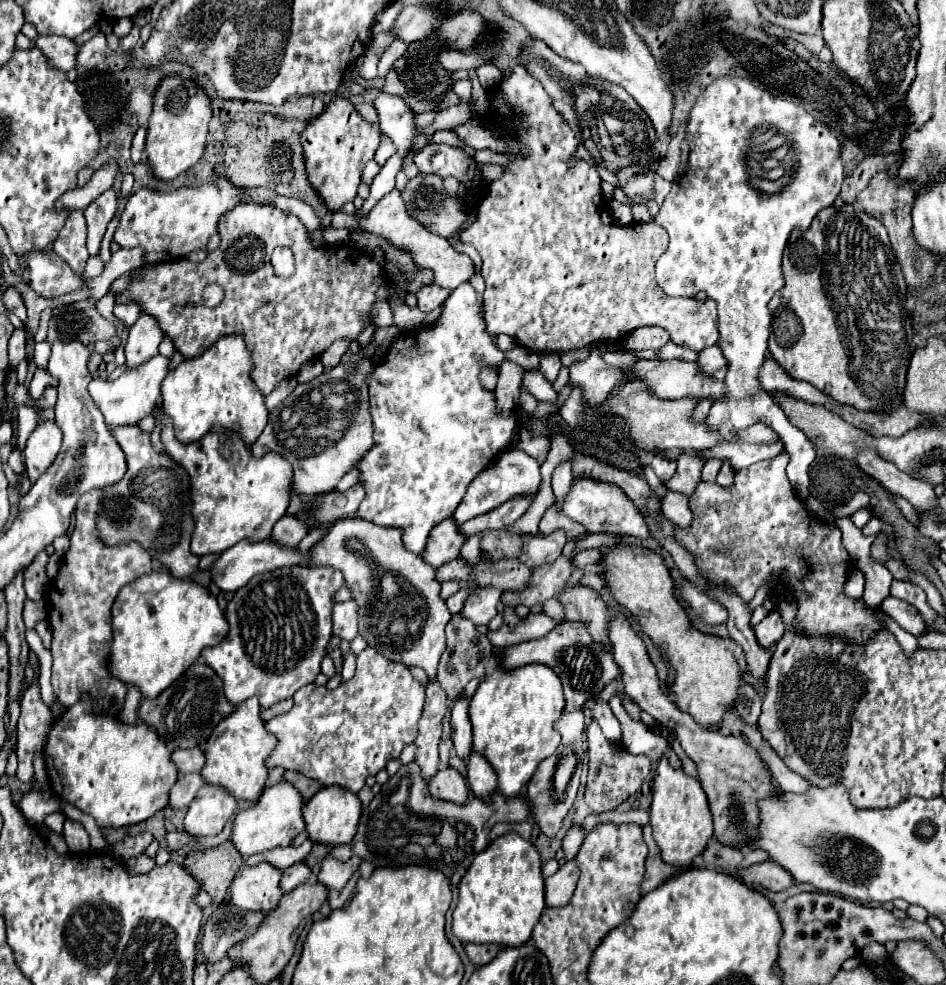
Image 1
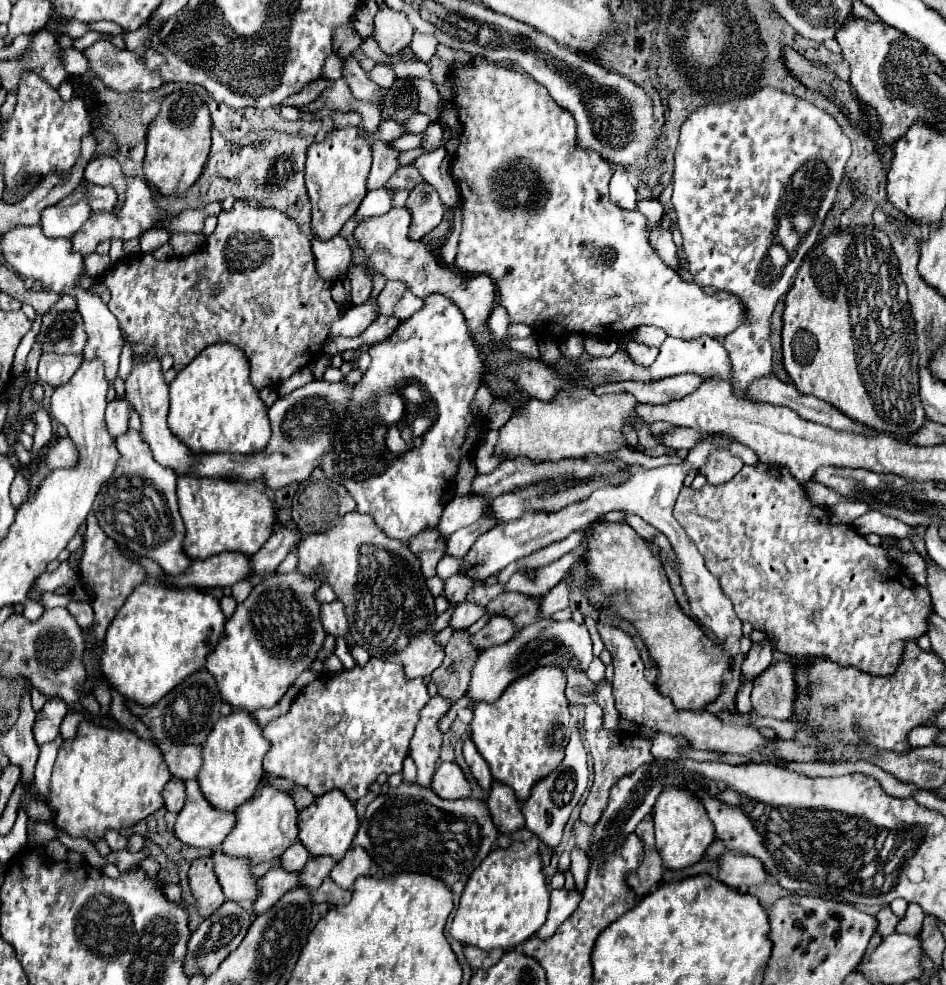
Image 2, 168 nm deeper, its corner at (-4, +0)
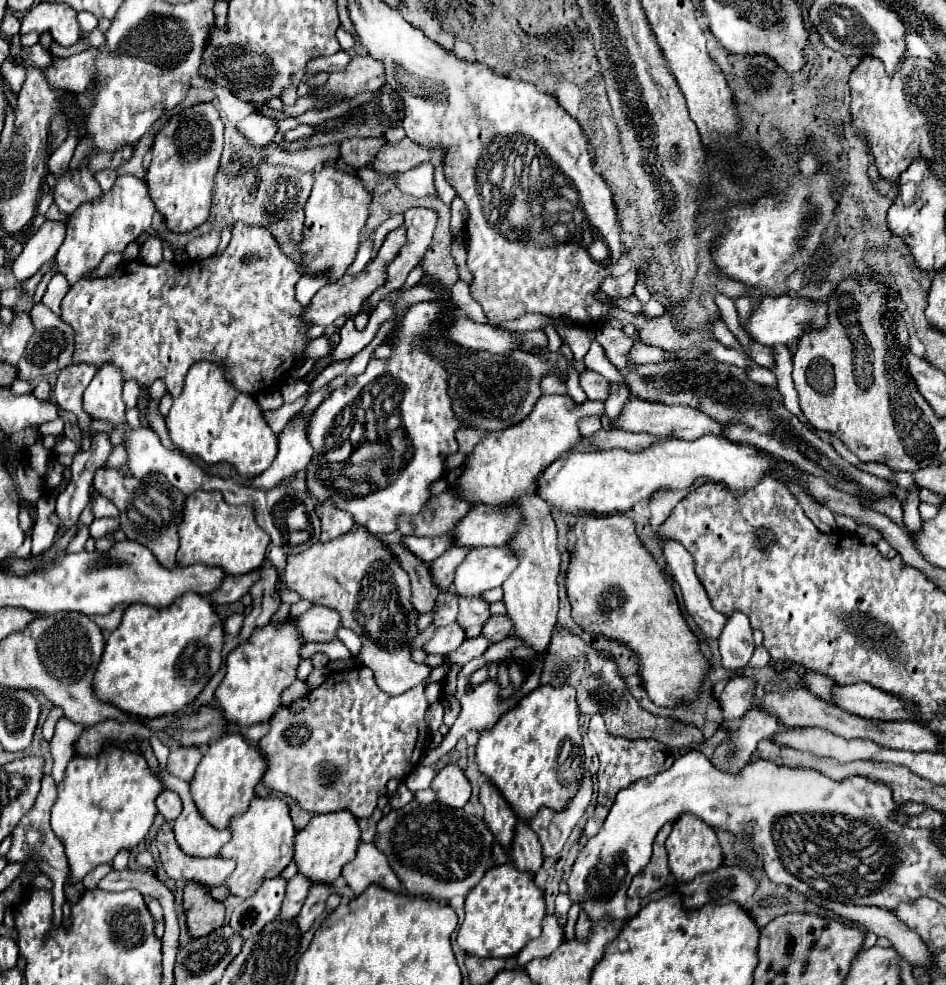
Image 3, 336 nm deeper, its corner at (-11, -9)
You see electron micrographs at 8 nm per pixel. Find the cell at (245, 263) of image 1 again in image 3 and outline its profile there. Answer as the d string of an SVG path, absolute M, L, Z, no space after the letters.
M235 223L235 229L233 229L233 237L227 245L227 249L223 251L221 257L211 257L211 259L205 259L205 261L191 261L187 265L177 265L177 263L169 263L169 261L161 261L159 265L147 265L147 263L141 263L139 259L135 261L123 261L115 275L111 277L103 277L103 279L83 279L83 281L77 281L75 287L71 287L71 291L65 295L63 303L61 303L61 319L73 327L75 331L75 353L73 353L73 363L79 365L79 363L87 363L87 365L95 365L95 367L101 367L103 363L113 363L121 369L123 373L123 379L125 381L137 381L143 389L149 389L153 381L157 379L163 379L165 385L167 385L167 393L175 399L181 389L183 389L183 379L187 375L187 371L191 369L191 365L195 365L197 361L213 361L213 363L219 363L223 365L223 373L227 373L227 381L231 381L231 385L235 385L235 389L247 393L247 395L253 395L253 393L259 393L263 391L265 387L271 387L275 385L281 377L285 377L301 359L301 351L307 343L305 339L305 333L307 333L307 323L301 321L301 305L299 301L295 299L295 285L301 277L301 265L293 263L287 255L281 253L281 249L275 245L275 239L271 237L269 229L267 227L249 227L249 225L243 225L243 223Z

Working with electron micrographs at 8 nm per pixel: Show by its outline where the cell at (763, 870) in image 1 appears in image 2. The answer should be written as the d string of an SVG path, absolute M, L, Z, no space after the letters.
M722 854L720 874L716 876L720 882L728 884L730 888L746 888L752 884L764 884L770 874L754 856L744 854Z

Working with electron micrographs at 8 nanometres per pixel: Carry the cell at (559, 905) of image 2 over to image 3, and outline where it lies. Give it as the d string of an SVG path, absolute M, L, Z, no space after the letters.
M555 915L545 917L543 919L543 933L539 939L529 941L517 955L517 965L523 967L527 965L527 961L535 959L535 957L547 957L551 955L557 947L561 945L561 927L555 919Z

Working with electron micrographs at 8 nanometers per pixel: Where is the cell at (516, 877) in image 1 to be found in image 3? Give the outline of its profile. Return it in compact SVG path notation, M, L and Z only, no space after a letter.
M505 863L499 867L487 869L479 885L467 893L465 899L465 919L463 925L457 931L457 943L459 947L475 957L515 957L531 939L537 939L541 935L541 921L545 917L545 899L543 891L535 885L535 879L527 871L519 871L513 863Z

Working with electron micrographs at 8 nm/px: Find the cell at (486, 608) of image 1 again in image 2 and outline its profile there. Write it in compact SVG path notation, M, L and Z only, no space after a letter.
M464 602L464 604L460 604L460 606L456 608L456 612L454 612L452 620L450 620L450 626L452 626L454 630L458 630L458 628L468 628L468 626L472 626L476 620L480 620L480 618L484 618L484 616L486 616L486 608L484 608L484 606L472 604L472 602Z

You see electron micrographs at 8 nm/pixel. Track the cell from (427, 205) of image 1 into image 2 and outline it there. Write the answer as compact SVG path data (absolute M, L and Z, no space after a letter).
M420 182L410 190L408 202L406 202L412 224L410 224L410 238L418 240L424 238L428 232L432 232L444 216L444 206L438 196L434 196L434 186L428 182Z

